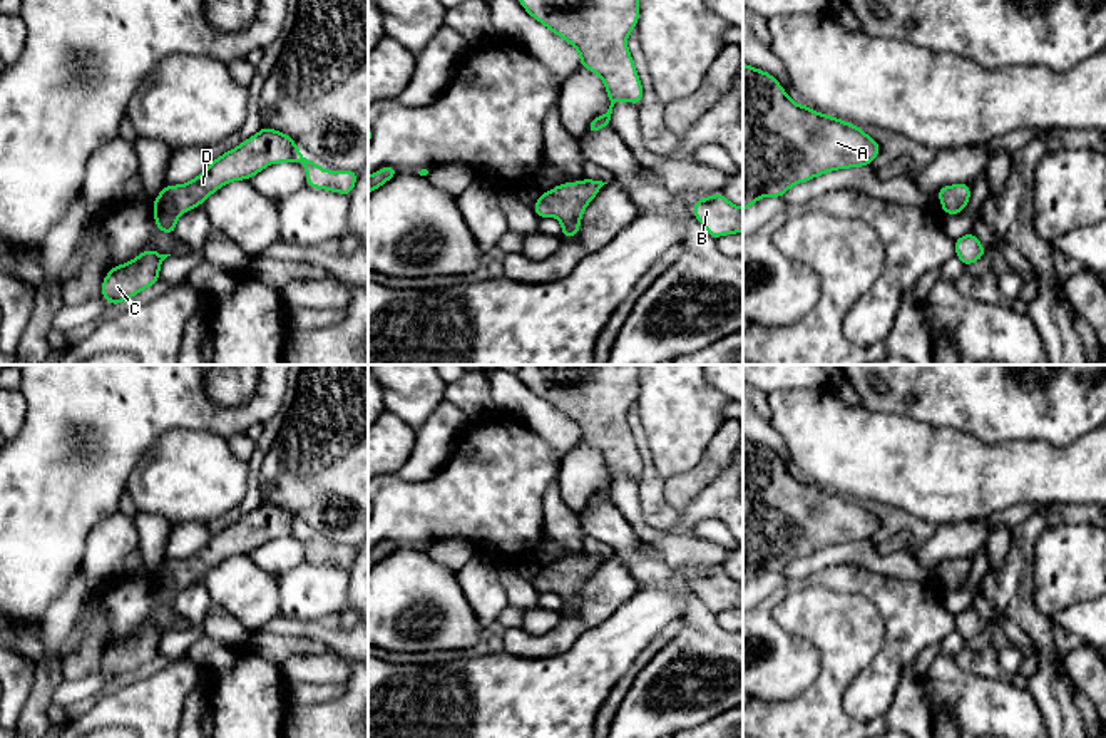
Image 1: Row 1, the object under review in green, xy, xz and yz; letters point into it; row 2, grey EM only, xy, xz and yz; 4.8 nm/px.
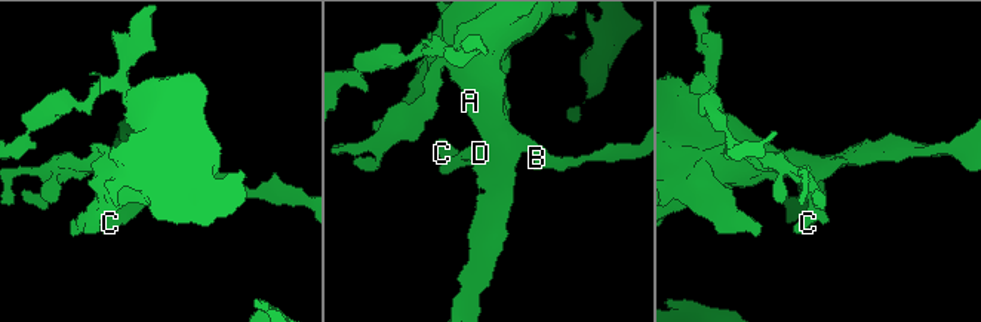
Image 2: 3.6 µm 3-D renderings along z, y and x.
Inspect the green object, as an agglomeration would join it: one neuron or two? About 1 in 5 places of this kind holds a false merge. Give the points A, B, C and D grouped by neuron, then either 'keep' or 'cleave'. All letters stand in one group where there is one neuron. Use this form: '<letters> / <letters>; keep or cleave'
A B C D; keep

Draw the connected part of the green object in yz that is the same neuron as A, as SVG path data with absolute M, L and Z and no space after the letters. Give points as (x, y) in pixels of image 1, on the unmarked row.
M743 437L743 586L763 571L783 572L793 559L825 547L870 541L878 527L878 517L870 514L862 502L795 479L771 448Z

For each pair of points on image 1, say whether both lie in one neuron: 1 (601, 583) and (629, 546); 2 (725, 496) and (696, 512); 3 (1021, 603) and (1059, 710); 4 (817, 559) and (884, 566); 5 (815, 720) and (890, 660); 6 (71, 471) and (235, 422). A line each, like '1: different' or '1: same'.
1: different
2: same
3: same
4: same
5: different
6: same

